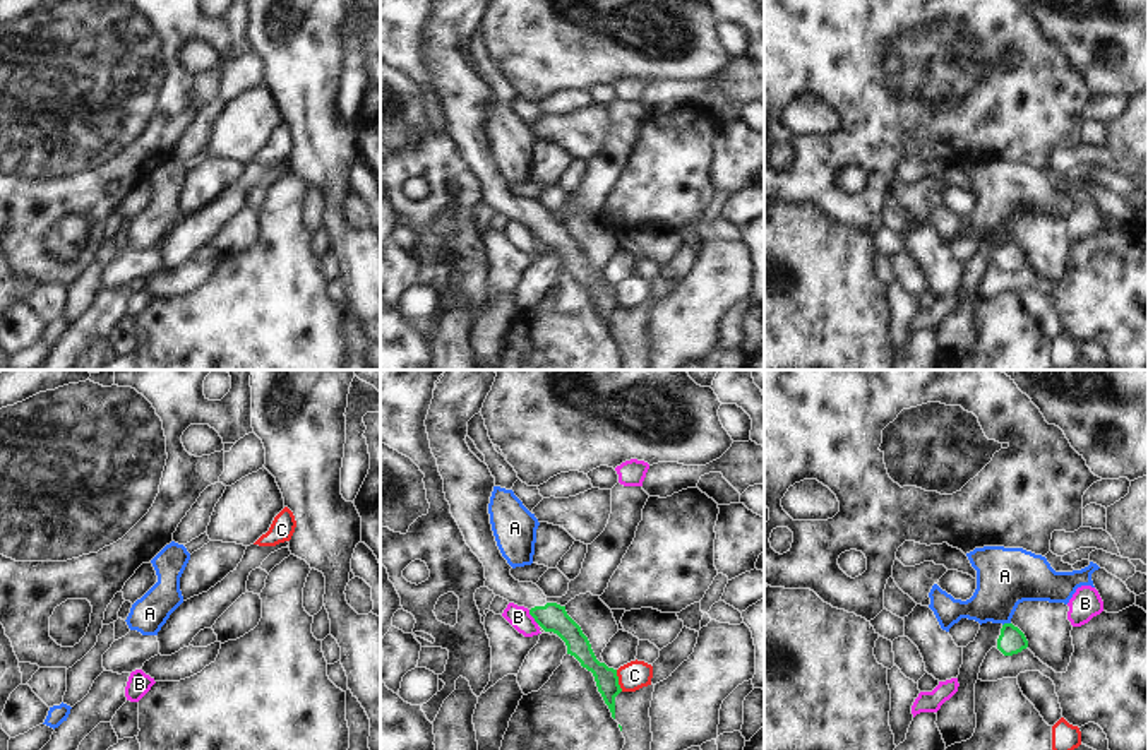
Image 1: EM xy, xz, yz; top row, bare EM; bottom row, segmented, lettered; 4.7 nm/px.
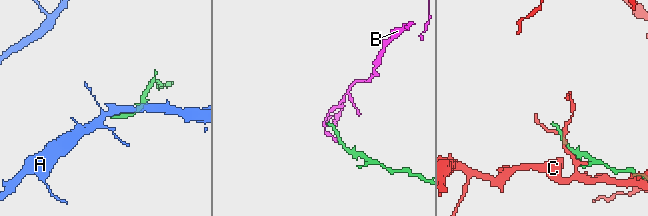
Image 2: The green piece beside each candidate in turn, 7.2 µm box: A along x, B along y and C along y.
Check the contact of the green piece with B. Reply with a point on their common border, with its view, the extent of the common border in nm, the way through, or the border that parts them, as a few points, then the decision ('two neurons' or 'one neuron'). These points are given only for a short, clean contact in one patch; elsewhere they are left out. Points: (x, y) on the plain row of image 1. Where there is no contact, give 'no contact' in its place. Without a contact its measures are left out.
contact xz (532, 232); length 90 nm; two neurons

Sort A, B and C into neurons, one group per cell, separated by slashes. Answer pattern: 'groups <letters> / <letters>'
groups A / B / C

